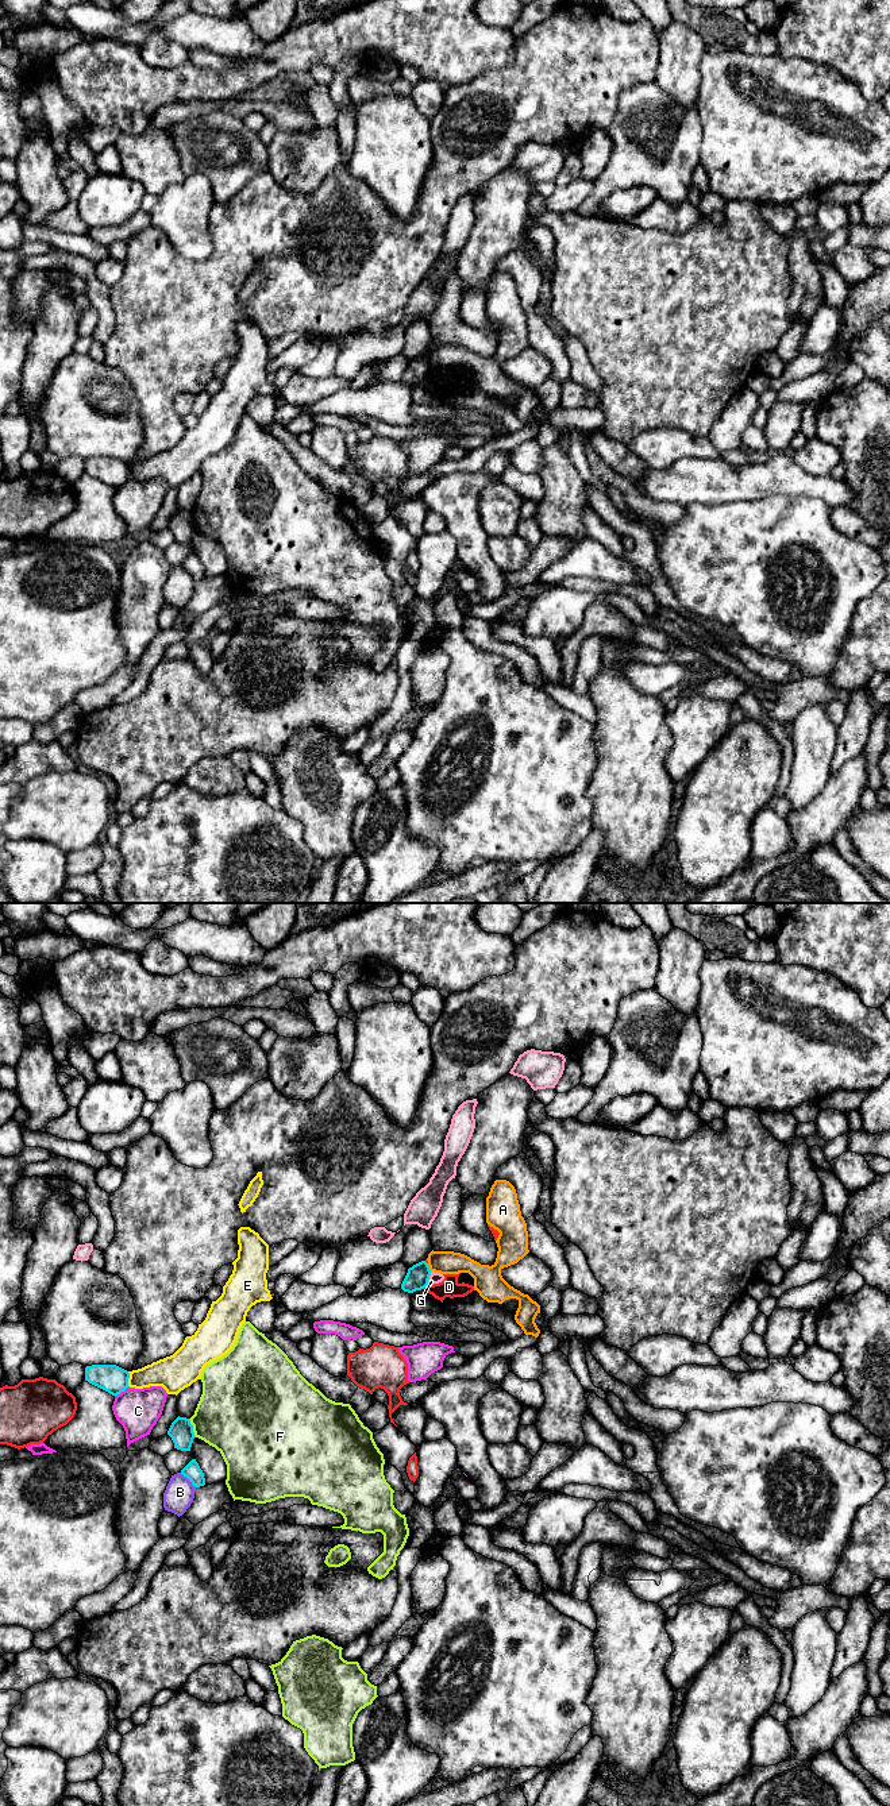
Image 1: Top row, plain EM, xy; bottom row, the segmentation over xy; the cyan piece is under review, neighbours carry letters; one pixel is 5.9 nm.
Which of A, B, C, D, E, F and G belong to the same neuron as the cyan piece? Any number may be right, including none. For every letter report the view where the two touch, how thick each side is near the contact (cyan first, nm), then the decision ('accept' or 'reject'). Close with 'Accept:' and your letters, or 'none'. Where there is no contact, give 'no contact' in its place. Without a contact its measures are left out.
A: xy | 140/140 nm | reject
B: xy | 100/170 nm | reject
C: xy | 160/260 nm | reject
D: xy | 140/110 nm | reject
E: xy | 160/200 nm | reject
F: xy | 140/420 nm | reject
G: xy | 140/60 nm | reject
Accept: none

